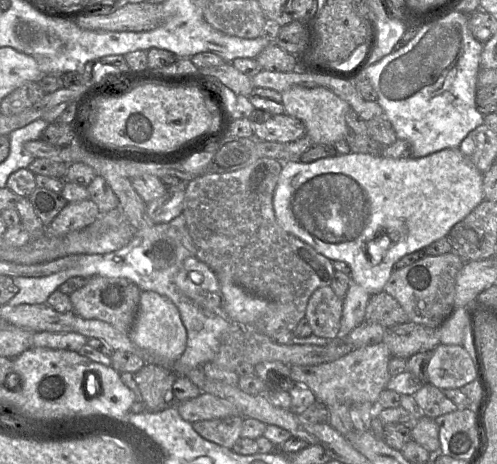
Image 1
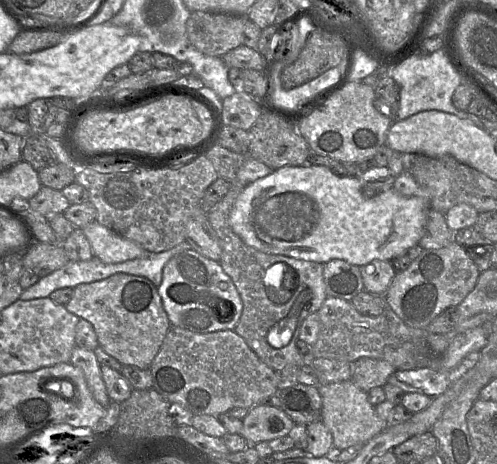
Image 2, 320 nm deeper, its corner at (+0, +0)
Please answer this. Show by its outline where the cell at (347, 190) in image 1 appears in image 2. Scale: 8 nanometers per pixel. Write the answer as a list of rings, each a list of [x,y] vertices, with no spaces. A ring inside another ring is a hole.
[[[305,164],[284,166],[270,175],[245,186],[229,216],[229,224],[242,241],[266,254],[322,263],[342,259],[363,266],[373,260],[391,261],[417,245],[425,233],[428,199],[403,196],[394,188],[367,198],[362,193],[360,177],[340,177],[328,167]]]

